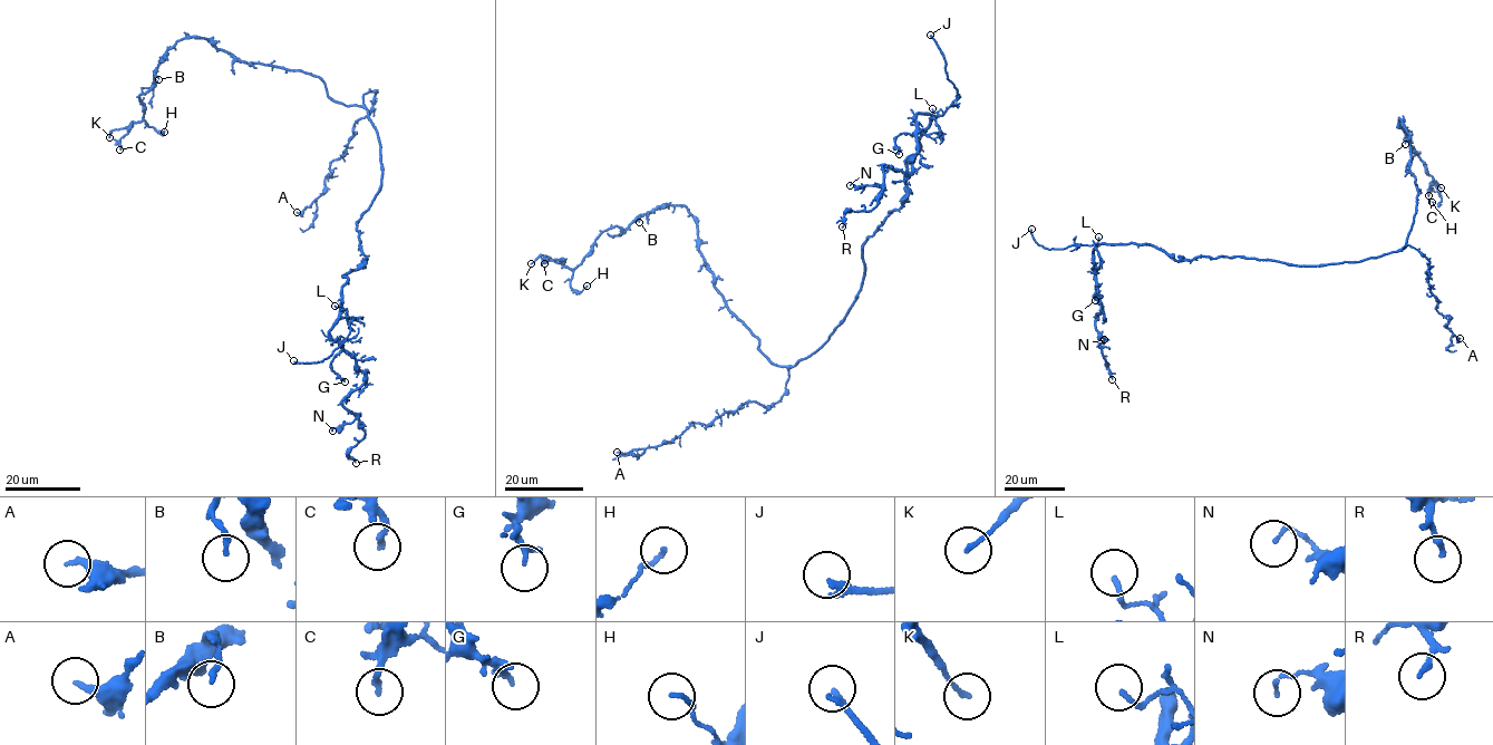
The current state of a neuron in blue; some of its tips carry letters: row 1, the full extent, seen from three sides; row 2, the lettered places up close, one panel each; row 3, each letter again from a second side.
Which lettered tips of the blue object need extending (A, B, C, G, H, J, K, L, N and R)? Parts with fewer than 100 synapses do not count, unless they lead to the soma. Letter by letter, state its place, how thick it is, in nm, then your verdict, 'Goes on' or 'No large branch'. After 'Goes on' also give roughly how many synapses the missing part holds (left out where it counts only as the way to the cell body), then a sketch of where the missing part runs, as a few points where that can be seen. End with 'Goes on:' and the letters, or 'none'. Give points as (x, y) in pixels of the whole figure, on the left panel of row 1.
A: Place: (297, 212). Thickness 170 nm. No large branch
B: Place: (158, 79). Thickness 150 nm. No large branch
C: Place: (119, 150). Thickness 170 nm. No large branch
G: Place: (345, 381). Thickness 130 nm. No large branch
H: Place: (164, 132). Thickness 120 nm. No large branch
J: Place: (293, 360). Thickness 200 nm. Goes on. Course of what is missing: (293, 360), (217, 357)
K: Place: (109, 137). Thickness 140 nm. No large branch
L: Place: (335, 306). Thickness 140 nm. No large branch
N: Place: (332, 431). Thickness 120 nm. No large branch
R: Place: (356, 463). Thickness 160 nm. No large branch
Goes on: J

